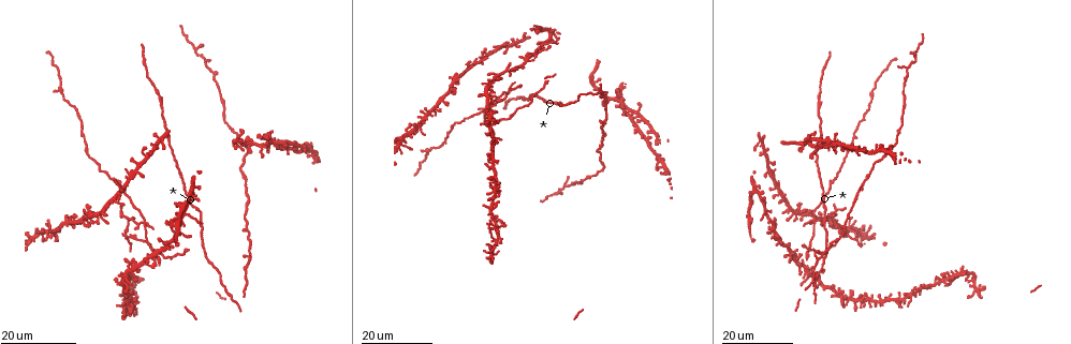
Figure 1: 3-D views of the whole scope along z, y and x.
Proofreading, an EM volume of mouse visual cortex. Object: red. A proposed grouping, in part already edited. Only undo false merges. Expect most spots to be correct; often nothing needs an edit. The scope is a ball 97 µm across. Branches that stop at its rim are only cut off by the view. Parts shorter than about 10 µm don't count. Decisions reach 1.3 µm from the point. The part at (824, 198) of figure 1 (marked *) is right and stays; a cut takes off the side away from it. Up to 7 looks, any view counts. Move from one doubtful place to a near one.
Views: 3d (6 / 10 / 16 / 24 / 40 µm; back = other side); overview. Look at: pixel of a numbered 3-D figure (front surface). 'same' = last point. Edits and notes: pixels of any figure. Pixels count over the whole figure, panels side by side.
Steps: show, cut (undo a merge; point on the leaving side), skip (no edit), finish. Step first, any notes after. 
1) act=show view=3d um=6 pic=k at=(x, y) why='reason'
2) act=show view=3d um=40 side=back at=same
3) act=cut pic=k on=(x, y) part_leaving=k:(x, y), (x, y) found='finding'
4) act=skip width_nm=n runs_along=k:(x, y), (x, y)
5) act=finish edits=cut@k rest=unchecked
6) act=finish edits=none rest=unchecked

act=show view=3d um=16 pic=1 at=(144, 223) why='four-way junction'

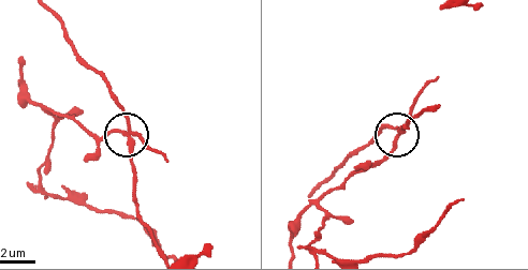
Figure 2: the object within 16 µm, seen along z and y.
act=show view=3d um=10 pic=2 at=(132, 132)

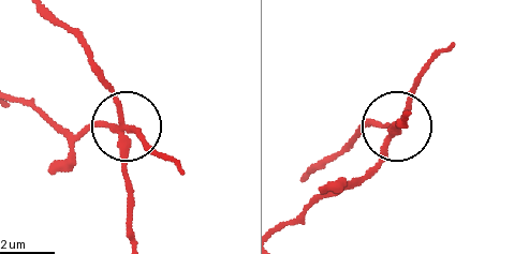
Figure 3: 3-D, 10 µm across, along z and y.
act=cut pic=3 on=(106, 125) side_arm_um=66 arms=4 found='two neurons meet here'

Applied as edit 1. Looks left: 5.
act=show view=3d um=24 pic=1 at=(146, 256) why='four arms meet'

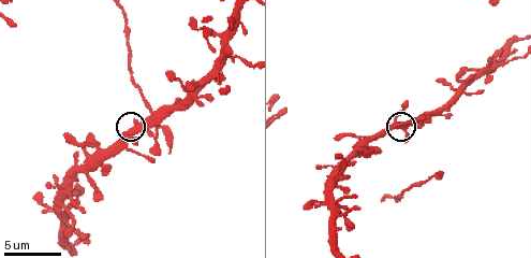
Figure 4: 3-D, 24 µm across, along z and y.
act=show view=3d um=10 pic=4 at=(134, 128) why='closer look'

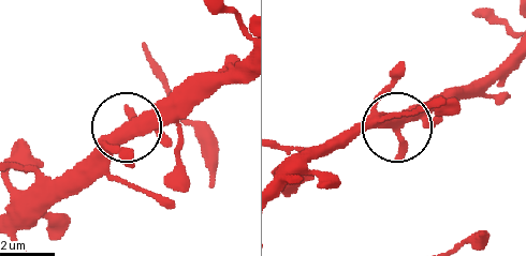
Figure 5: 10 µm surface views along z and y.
act=skip found='all the same neuron'

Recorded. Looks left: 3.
act=show view=3d um=16 pic=1 at=(160, 101)

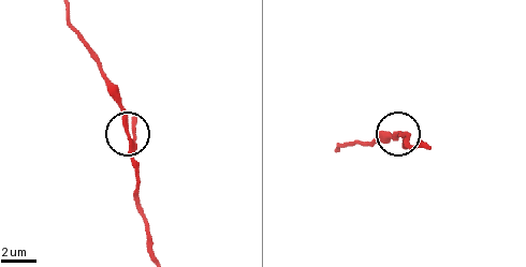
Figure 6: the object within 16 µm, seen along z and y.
act=show view=3d um=6 pic=6 at=(129, 134)

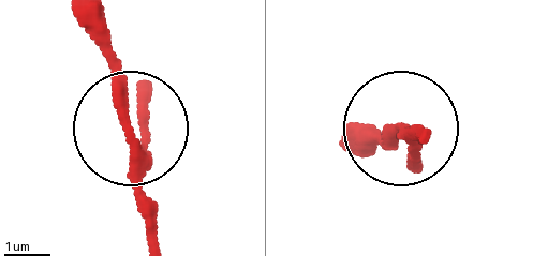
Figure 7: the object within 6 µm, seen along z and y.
act=skip arms=3 found='all the same neuron'

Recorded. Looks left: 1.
act=finish edits=cut@3 rest=unchecked

